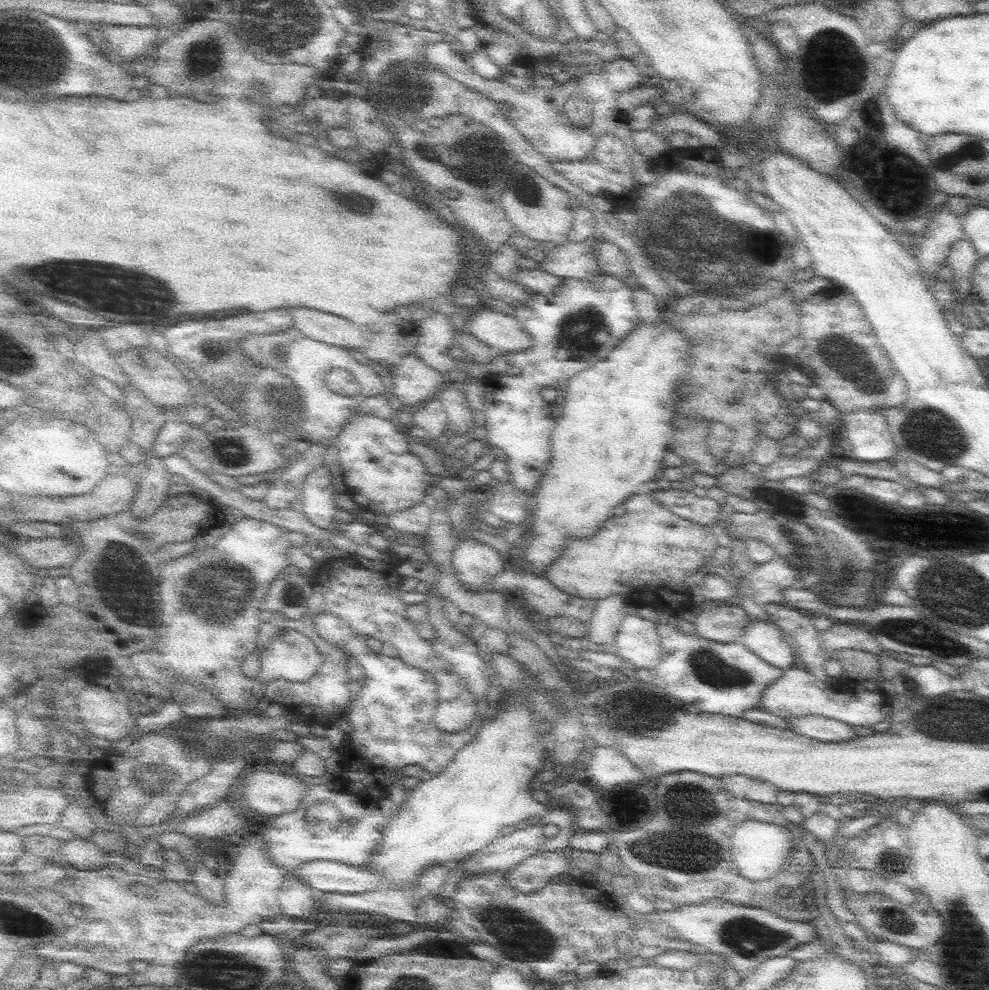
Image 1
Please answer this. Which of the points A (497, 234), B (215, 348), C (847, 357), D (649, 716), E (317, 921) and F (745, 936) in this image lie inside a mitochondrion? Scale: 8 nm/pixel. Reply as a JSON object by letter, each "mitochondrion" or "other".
{"A":"other","B":"mitochondrion","C":"mitochondrion","D":"mitochondrion","E":"other","F":"mitochondrion"}

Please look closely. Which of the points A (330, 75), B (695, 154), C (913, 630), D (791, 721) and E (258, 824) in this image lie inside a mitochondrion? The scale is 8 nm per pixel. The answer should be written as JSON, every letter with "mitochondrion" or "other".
{"A":"other","B":"other","C":"mitochondrion","D":"other","E":"other"}

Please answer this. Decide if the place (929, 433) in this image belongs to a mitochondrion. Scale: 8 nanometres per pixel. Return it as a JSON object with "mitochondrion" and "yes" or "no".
{"mitochondrion":"yes"}

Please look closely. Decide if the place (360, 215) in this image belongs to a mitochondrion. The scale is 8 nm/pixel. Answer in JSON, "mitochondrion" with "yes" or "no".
{"mitochondrion":"yes"}

